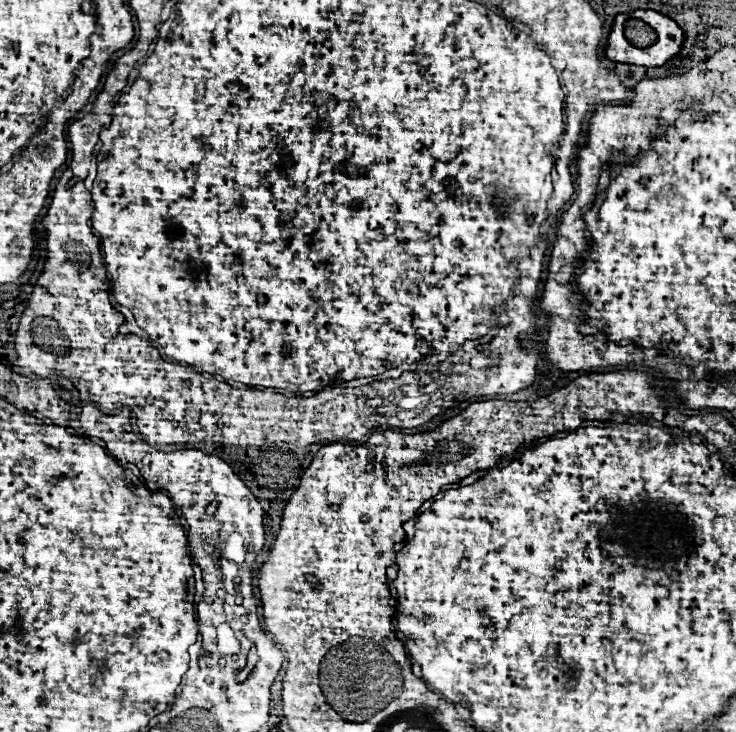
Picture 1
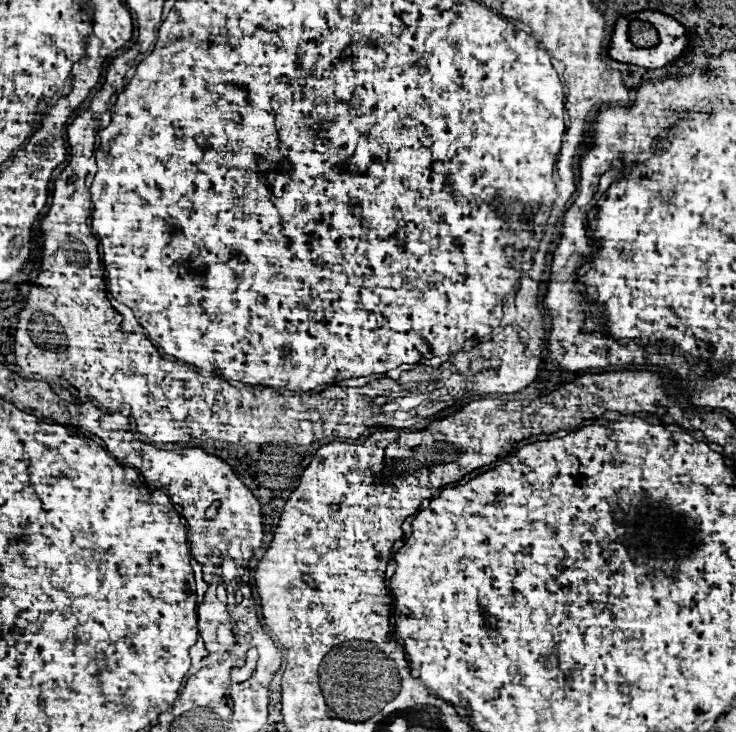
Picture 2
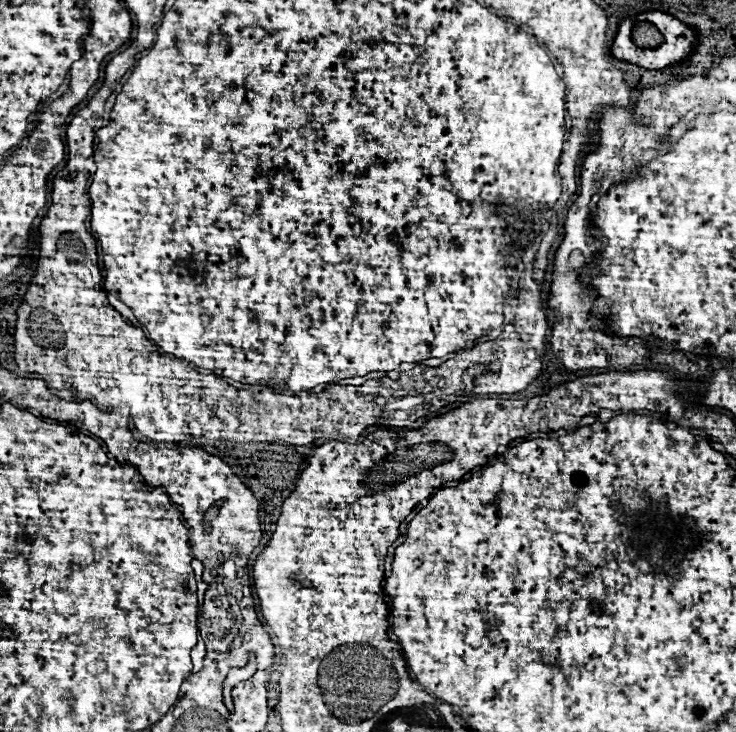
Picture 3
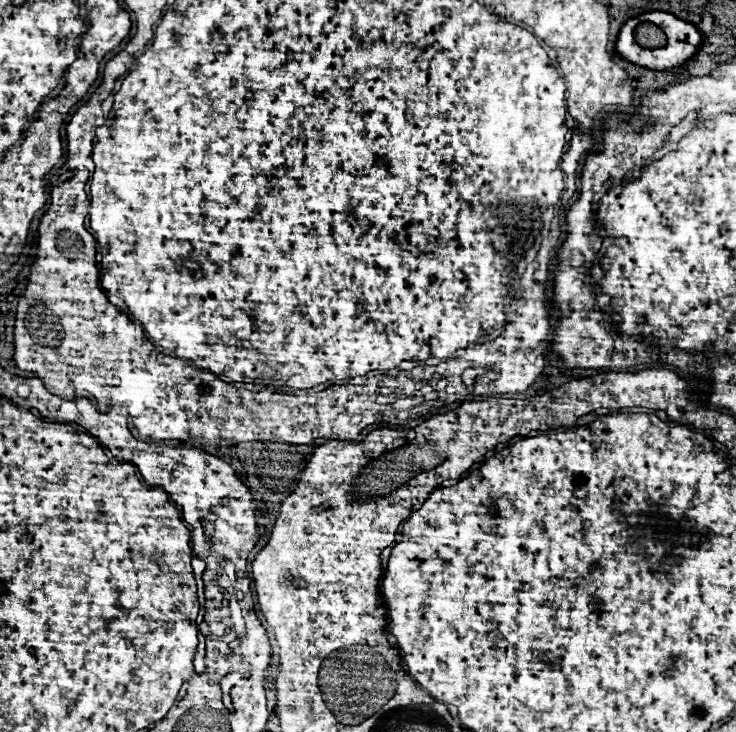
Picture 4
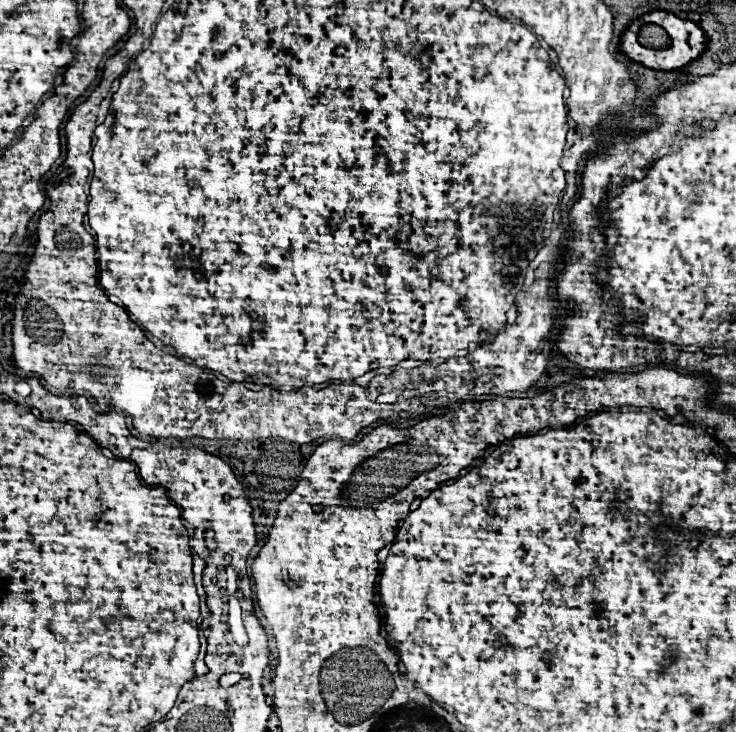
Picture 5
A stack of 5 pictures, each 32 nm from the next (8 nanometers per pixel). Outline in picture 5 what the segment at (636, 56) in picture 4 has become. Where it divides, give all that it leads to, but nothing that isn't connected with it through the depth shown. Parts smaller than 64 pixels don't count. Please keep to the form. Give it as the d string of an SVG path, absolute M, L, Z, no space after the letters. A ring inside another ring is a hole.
M652 12L652 14L646 14L646 16L634 20L634 22L626 28L626 32L624 32L624 36L622 36L622 42L620 42L620 50L622 50L624 54L628 54L628 58L632 58L634 62L640 62L640 64L644 64L644 66L648 66L648 68L654 68L654 70L676 70L676 68L684 68L684 66L692 64L694 60L698 60L698 56L704 52L706 44L708 44L708 38L706 38L706 34L698 28L698 24L688 22L688 20L682 20L682 18L676 18L674 14L668 14L668 12ZM644 24L662 26L662 28L666 30L666 34L670 36L672 46L670 46L668 50L650 50L650 48L646 48L646 46L642 46L642 44L638 42L638 28L636 28L636 26L644 26Z

